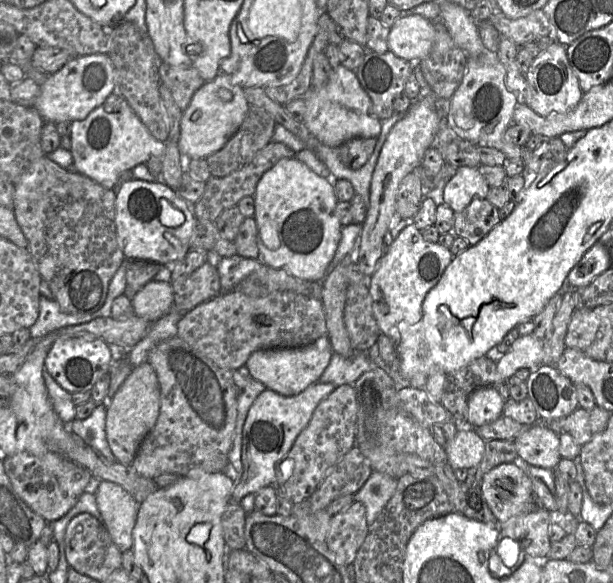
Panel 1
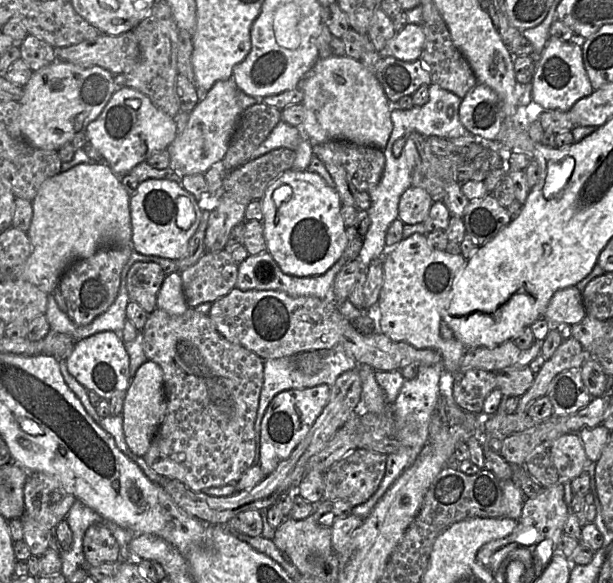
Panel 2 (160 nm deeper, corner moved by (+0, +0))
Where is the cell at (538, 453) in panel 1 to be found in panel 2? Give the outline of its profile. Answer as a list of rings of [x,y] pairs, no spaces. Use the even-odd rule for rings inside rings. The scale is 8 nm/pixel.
[[[567,433],[555,440],[548,449],[560,480],[570,482],[586,472],[588,459],[578,433]]]

